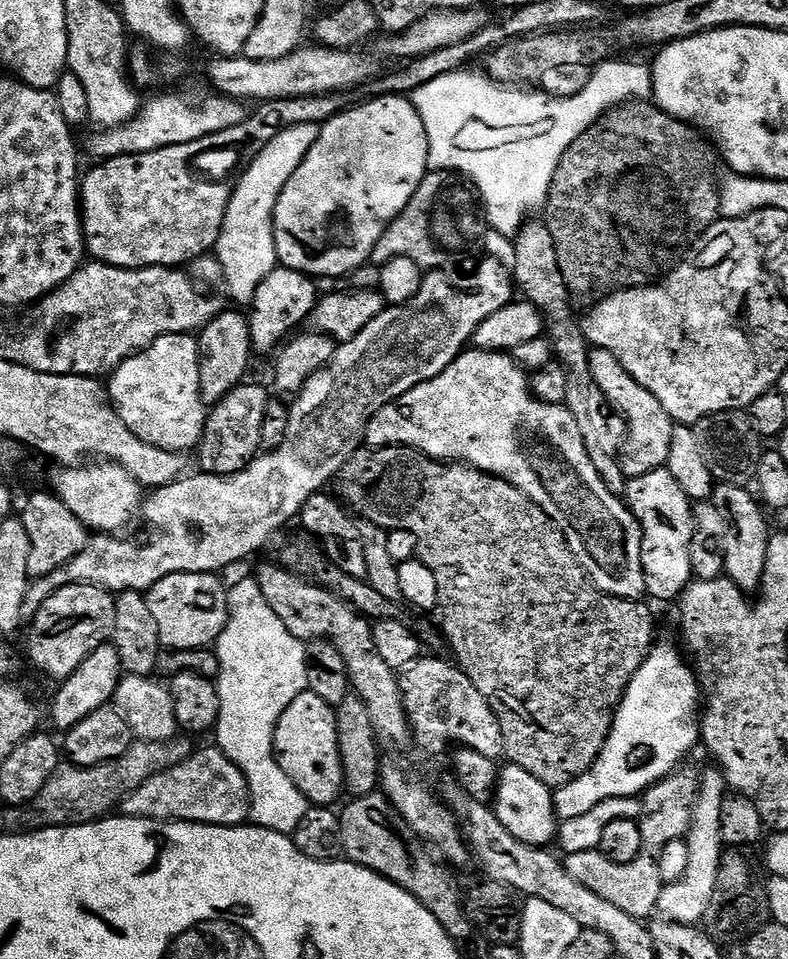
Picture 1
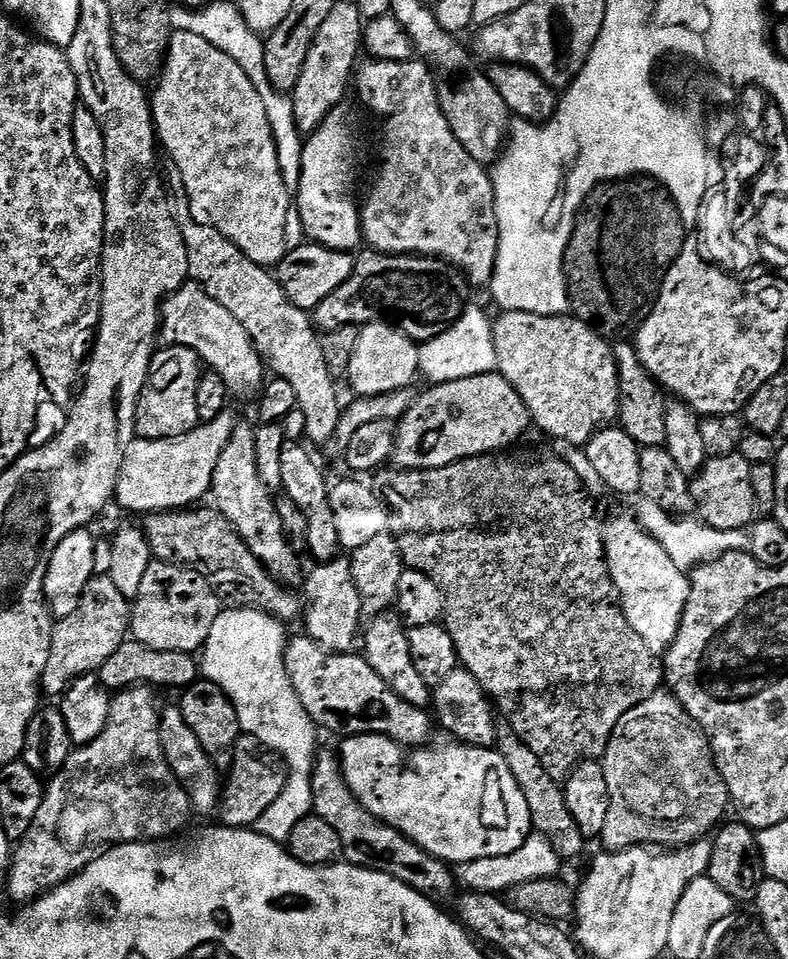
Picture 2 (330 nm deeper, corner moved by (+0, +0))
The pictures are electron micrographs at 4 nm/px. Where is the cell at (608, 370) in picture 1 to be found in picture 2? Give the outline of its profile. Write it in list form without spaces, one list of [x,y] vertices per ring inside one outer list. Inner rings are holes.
[[[525,312],[499,313],[496,325],[490,328],[490,348],[500,375],[518,390],[526,410],[530,410],[533,425],[551,439],[565,439],[581,446],[590,442],[595,432],[615,425],[620,415],[620,383],[613,345],[598,335],[575,315],[543,316]]]

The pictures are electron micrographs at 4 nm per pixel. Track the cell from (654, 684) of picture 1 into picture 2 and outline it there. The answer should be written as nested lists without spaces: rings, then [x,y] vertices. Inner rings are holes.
[[[350,736],[339,743],[338,755],[344,777],[360,805],[449,866],[463,866],[478,858],[514,854],[514,850],[533,835],[526,794],[522,794],[518,782],[514,782],[514,774],[510,774],[510,766],[506,766],[499,751],[447,742],[431,752],[428,746],[401,747],[388,736]]]

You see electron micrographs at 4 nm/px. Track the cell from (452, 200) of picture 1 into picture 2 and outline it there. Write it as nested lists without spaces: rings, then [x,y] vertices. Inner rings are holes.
[[[371,250],[365,251],[365,256],[362,255],[357,259],[354,270],[350,274],[350,278],[346,278],[346,282],[342,282],[342,286],[338,286],[338,290],[334,290],[334,294],[329,296],[314,309],[314,323],[321,333],[328,333],[338,330],[340,327],[356,327],[360,328],[366,324],[379,324],[381,322],[385,324],[393,325],[400,332],[405,332],[410,339],[423,342],[426,340],[433,340],[438,335],[446,331],[469,307],[468,303],[468,291],[470,291],[470,285],[467,280],[464,279],[463,272],[459,268],[452,267],[444,260],[437,260],[434,256],[391,256],[385,252],[374,252]]]

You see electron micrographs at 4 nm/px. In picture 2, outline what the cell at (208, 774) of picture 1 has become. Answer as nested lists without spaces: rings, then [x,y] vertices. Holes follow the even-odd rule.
[[[241,735],[236,744],[236,751],[232,753],[232,766],[226,776],[226,783],[222,788],[220,807],[218,809],[219,823],[225,828],[252,828],[266,814],[269,806],[274,806],[278,794],[282,794],[284,783],[288,777],[287,771],[279,759],[269,752],[264,745],[258,742],[258,738]]]

